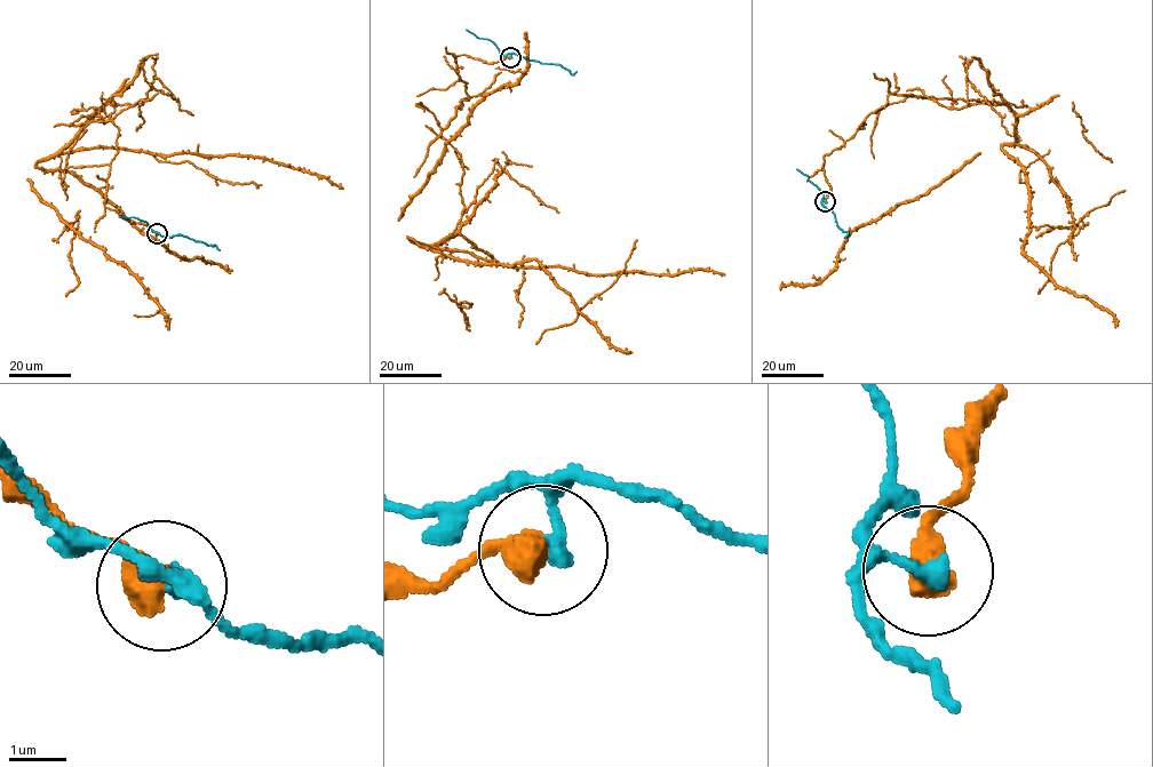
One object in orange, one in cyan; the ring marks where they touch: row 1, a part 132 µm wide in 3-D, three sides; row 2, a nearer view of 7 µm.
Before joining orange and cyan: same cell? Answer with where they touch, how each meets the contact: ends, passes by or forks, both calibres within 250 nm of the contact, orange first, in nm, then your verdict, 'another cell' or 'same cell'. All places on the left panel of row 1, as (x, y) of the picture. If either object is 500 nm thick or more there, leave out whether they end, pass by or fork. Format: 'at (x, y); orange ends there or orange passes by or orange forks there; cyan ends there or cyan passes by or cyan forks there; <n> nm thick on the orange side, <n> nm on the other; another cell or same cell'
at (157, 233); 600 nm thick on the orange side, 300 nm on the other; another cell

